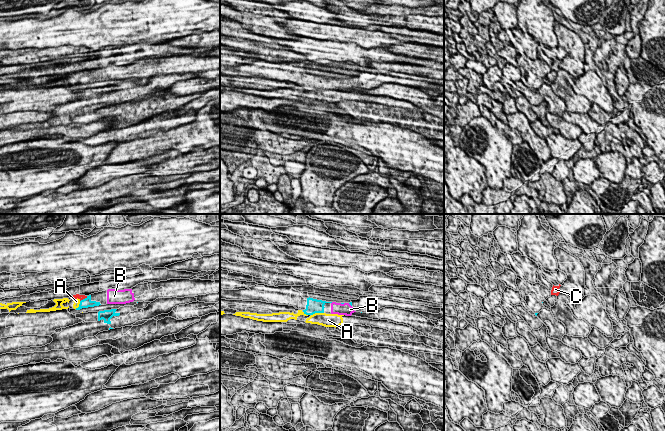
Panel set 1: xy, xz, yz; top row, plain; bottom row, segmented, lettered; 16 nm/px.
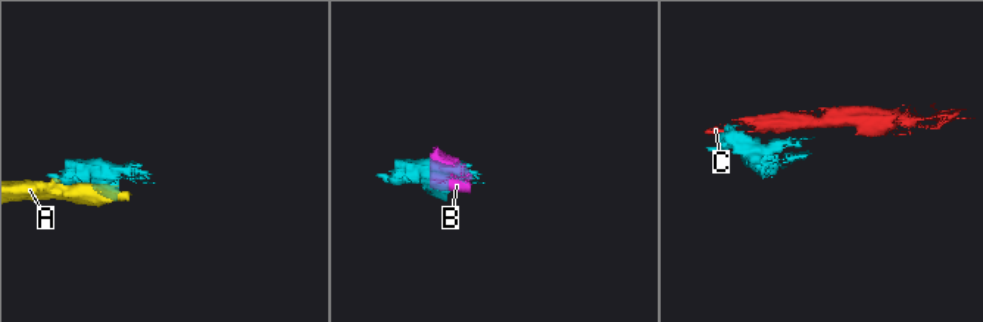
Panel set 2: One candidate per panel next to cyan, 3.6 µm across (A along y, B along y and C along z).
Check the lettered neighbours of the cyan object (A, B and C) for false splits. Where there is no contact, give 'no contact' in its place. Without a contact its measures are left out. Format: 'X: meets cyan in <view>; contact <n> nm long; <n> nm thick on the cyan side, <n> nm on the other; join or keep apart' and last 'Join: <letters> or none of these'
A: meets cyan in xz; contact 220 nm long; 240 nm thick on the cyan side, 220 nm on the other; keep apart
B: meets cyan in xz; contact 80 nm long; 30 nm thick on the cyan side, 190 nm on the other; join
C: meets cyan in xy; contact 150 nm long; 160 nm thick on the cyan side, 90 nm on the other; keep apart
Join: B

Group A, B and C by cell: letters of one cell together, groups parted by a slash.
A C / B

